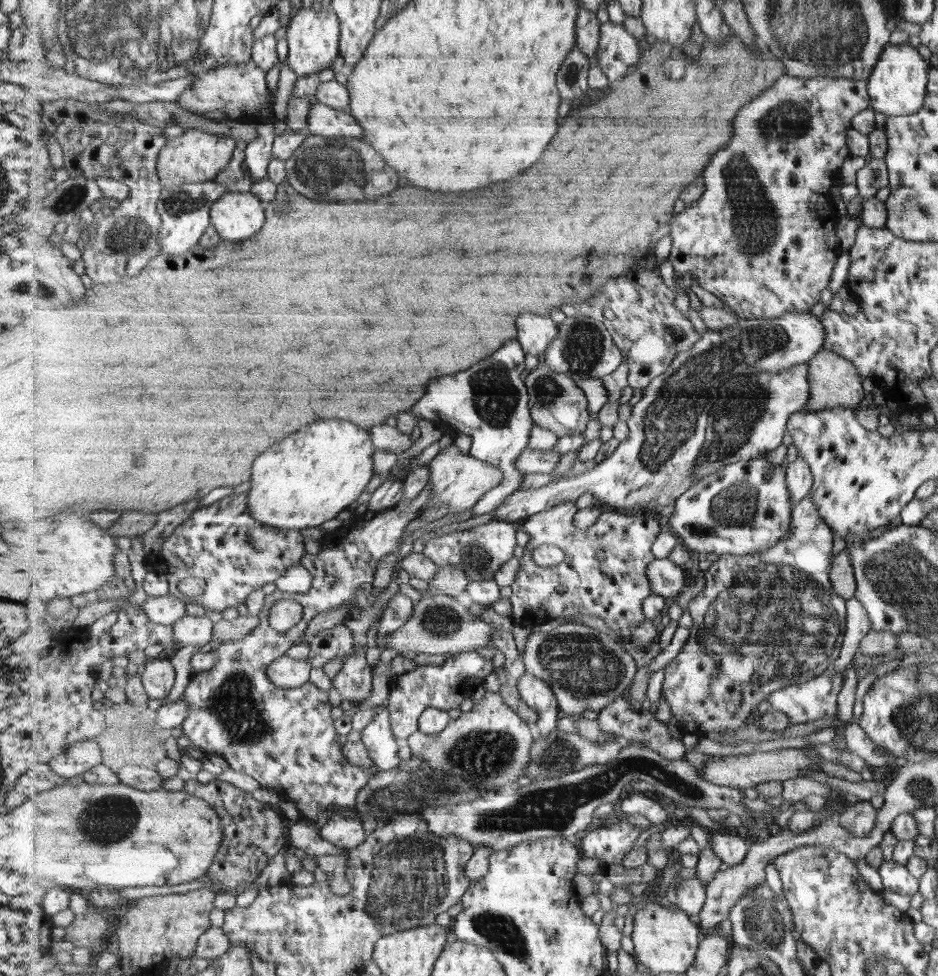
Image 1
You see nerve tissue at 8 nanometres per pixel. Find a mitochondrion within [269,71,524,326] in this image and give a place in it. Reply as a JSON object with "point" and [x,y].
{"point":[329,170]}

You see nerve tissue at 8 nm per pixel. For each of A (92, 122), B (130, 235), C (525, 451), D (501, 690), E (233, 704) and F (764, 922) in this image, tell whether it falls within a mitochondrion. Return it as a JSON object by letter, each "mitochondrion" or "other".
{"A":"other","B":"mitochondrion","C":"other","D":"other","E":"mitochondrion","F":"mitochondrion"}

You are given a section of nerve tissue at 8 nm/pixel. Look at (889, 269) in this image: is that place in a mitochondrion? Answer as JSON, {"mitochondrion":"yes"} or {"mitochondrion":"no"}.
{"mitochondrion":"no"}

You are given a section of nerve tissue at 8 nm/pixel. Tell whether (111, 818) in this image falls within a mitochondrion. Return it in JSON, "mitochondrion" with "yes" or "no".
{"mitochondrion":"yes"}

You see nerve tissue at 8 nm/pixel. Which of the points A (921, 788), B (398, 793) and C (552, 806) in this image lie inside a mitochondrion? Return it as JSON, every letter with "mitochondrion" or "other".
{"A":"mitochondrion","B":"mitochondrion","C":"mitochondrion"}

